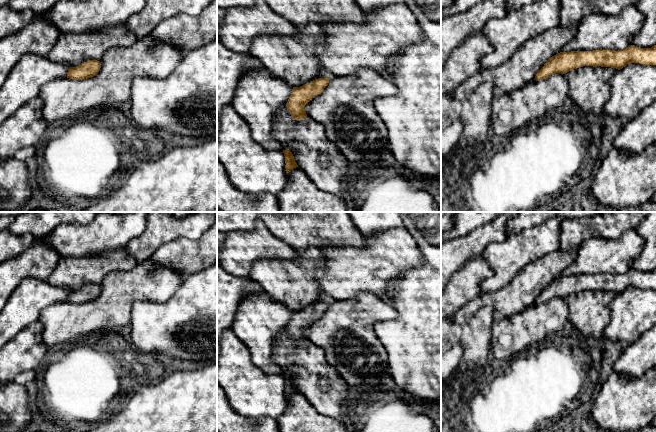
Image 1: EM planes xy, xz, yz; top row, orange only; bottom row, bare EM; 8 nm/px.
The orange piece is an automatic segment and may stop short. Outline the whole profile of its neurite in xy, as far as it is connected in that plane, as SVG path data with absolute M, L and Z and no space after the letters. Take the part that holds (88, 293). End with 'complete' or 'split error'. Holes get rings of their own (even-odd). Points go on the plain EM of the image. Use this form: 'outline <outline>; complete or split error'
outline M88 284L81 287L79 290L70 291L67 296L67 301L72 304L85 304L97 299L101 292L100 285Z; complete

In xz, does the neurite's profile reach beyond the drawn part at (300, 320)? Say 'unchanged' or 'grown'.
grown

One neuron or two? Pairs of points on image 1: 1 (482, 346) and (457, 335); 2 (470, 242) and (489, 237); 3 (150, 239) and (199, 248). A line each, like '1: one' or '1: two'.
1: one
2: one
3: two

